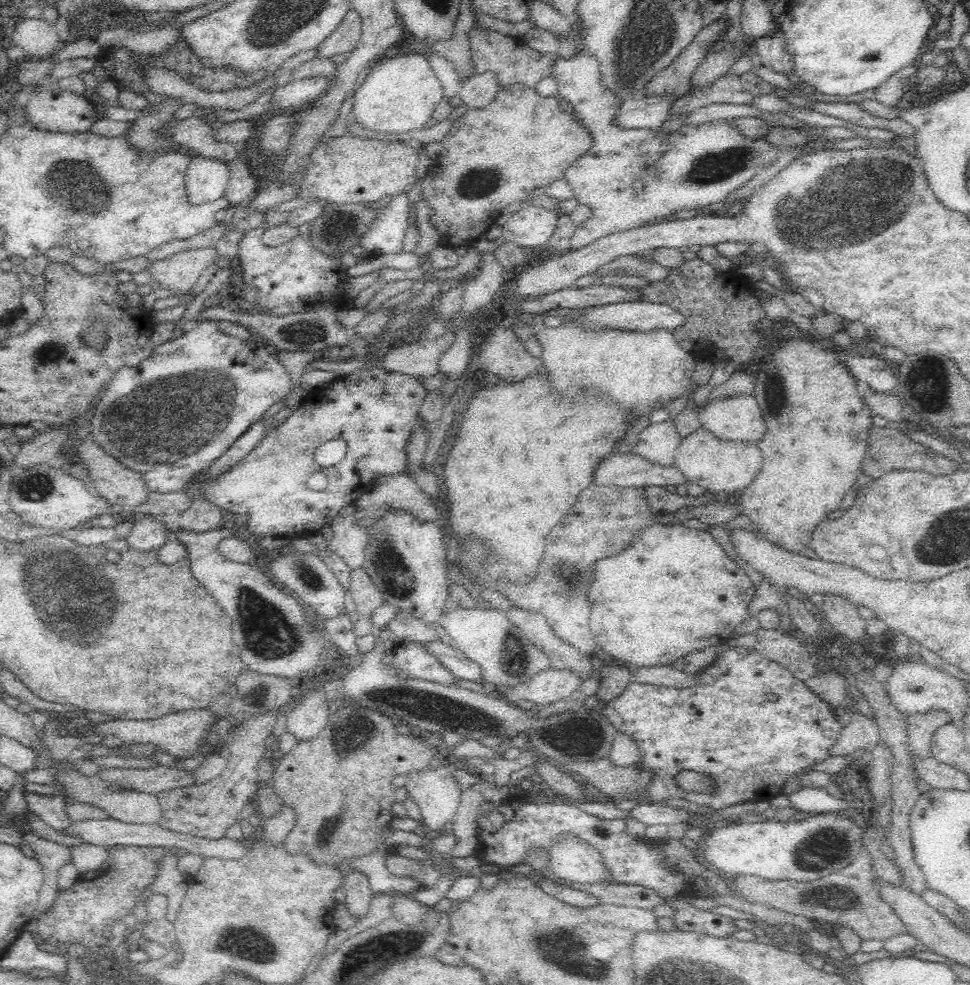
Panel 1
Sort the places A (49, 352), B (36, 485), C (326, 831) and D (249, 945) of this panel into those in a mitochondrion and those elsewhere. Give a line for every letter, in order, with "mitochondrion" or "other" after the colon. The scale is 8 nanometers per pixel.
A: mitochondrion
B: mitochondrion
C: other
D: mitochondrion

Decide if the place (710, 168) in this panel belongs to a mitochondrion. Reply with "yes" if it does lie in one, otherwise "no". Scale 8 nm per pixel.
yes

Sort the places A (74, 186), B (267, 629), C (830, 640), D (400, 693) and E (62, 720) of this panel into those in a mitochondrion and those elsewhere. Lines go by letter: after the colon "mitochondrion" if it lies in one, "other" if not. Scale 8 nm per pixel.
A: mitochondrion
B: mitochondrion
C: other
D: other
E: other

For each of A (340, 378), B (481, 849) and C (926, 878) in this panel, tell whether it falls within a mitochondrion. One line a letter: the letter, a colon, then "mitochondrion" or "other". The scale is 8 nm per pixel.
A: other
B: other
C: other

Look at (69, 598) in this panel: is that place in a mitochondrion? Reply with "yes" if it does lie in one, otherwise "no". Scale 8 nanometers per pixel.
yes

